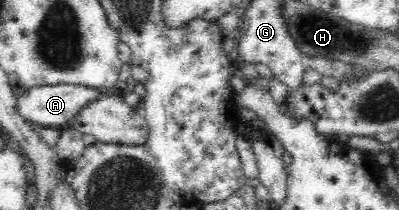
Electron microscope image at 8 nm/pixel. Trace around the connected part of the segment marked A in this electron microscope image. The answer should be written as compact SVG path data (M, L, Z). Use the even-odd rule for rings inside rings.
M55 84L45 85L43 87L33 87L25 91L24 95L17 96L16 111L20 117L25 118L31 124L39 124L45 127L64 128L68 126L76 114L87 107L93 101L99 100L107 95L109 91L101 91L95 88L78 86L75 84Z

